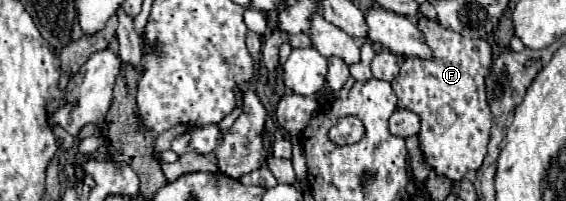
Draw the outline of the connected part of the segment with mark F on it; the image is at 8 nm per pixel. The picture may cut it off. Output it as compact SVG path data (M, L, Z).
M413 17L413 23L421 31L425 43L431 47L431 59L405 57L399 65L397 77L391 81L391 87L397 95L397 109L409 109L421 119L419 129L419 149L425 161L441 177L447 177L453 183L459 183L469 171L477 171L487 155L489 131L491 131L491 111L485 95L485 77L493 61L493 45L485 39L467 39L455 31L443 29L435 19Z

